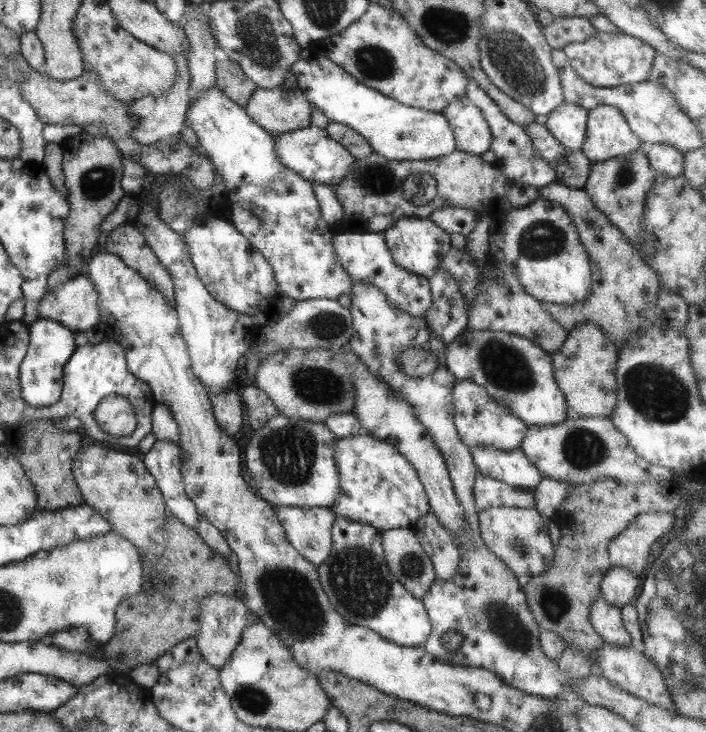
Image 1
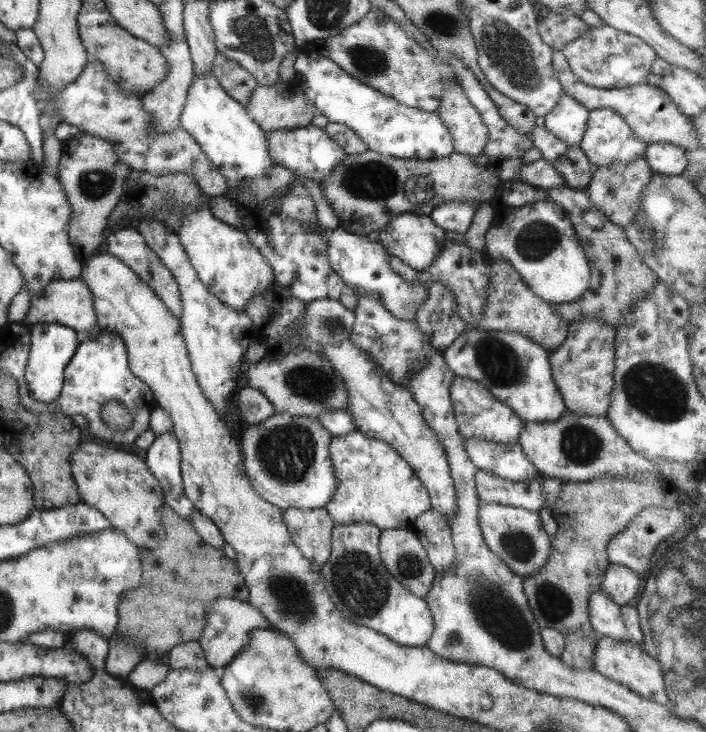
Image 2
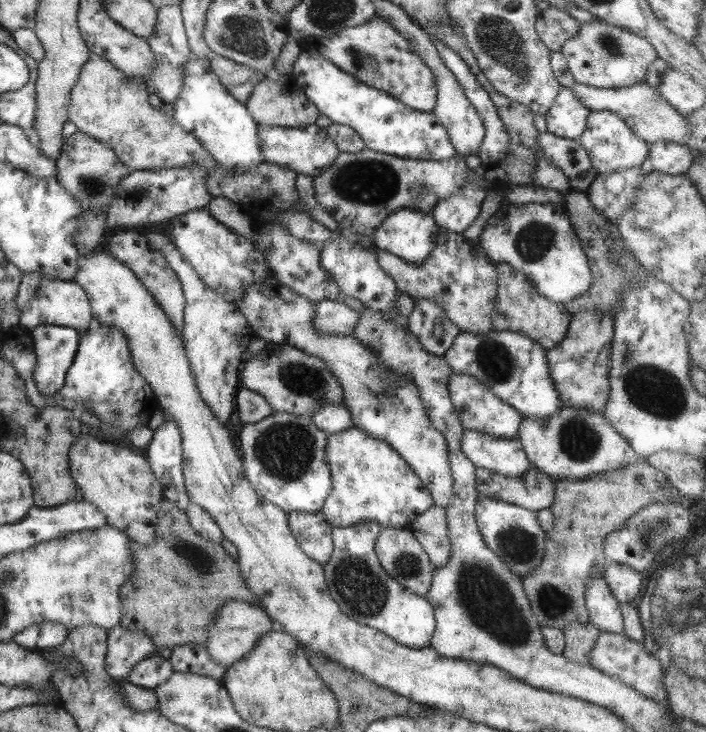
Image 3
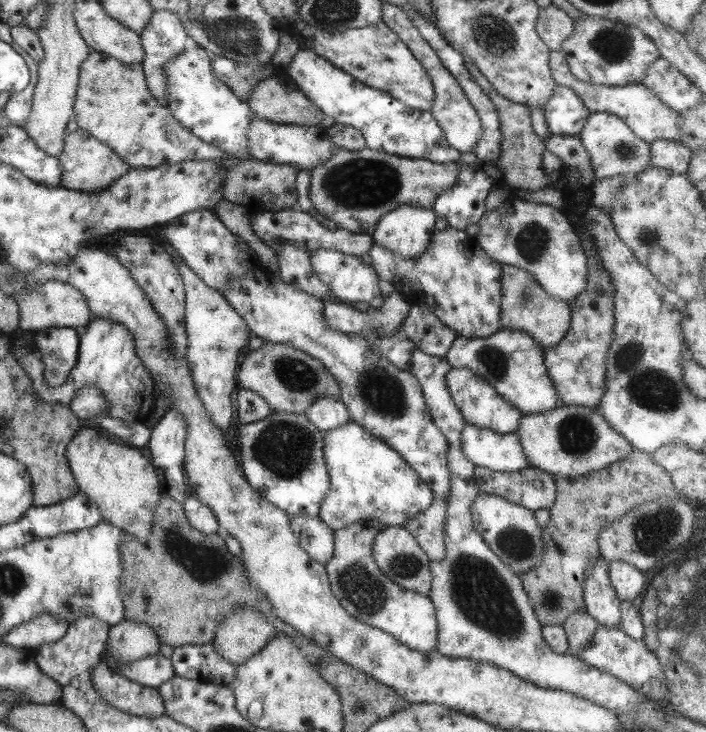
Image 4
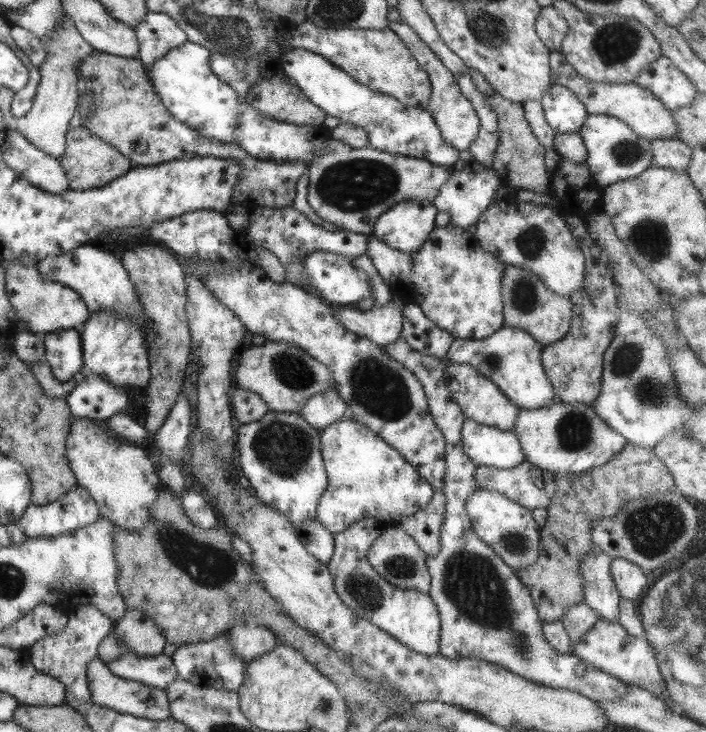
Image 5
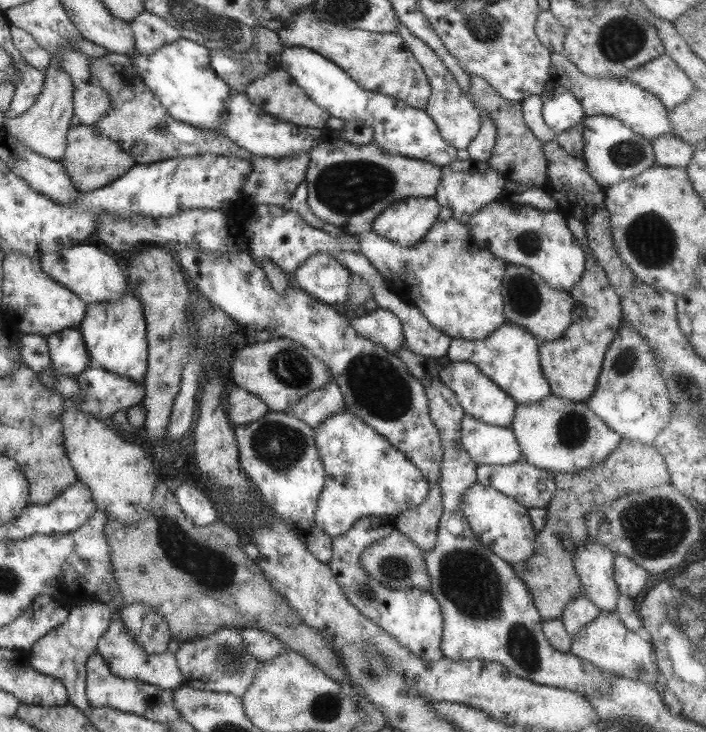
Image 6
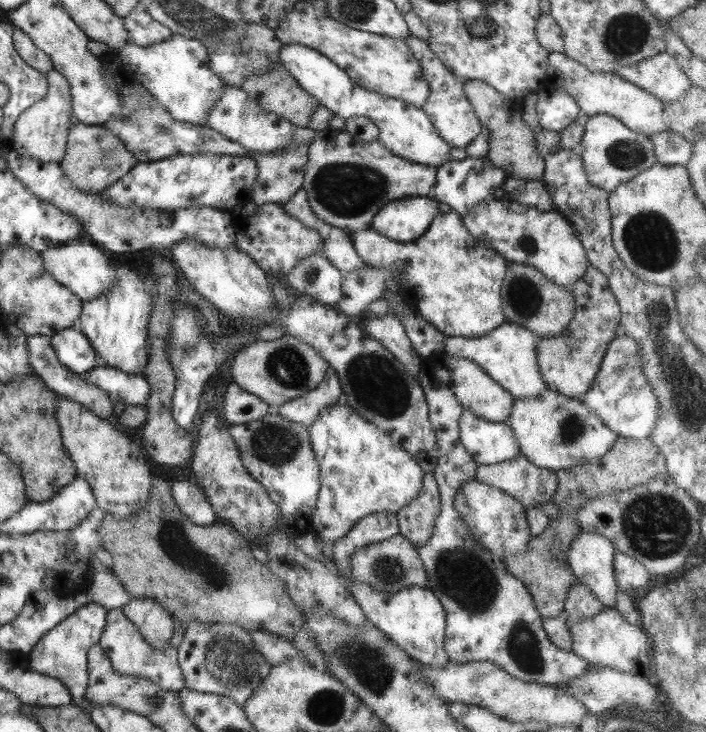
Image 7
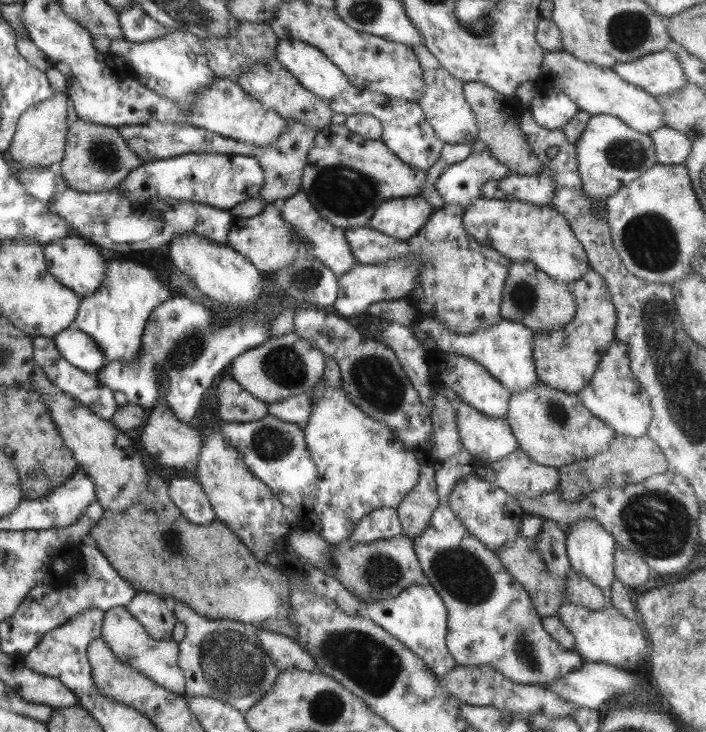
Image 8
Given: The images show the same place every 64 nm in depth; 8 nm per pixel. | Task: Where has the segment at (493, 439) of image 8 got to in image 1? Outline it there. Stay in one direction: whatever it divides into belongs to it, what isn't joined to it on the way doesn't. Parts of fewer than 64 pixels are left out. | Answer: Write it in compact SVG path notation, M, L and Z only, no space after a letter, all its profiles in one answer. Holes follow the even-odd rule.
M472 446L469 452L478 474L503 482L514 489L532 492L542 478L520 448L507 451L492 446Z

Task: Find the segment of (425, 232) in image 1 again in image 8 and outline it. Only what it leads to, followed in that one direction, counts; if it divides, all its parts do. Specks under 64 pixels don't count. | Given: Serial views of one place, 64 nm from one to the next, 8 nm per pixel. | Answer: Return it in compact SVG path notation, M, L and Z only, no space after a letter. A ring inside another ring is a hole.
M417 196L390 199L379 204L373 211L368 226L381 235L395 240L407 240L425 225L431 212L434 212L434 208Z

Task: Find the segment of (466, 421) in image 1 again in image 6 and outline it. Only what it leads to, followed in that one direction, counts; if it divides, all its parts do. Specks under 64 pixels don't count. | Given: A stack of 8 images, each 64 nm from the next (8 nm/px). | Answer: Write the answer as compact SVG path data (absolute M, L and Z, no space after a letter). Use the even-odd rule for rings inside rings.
M447 360L447 362L443 362L438 375L441 382L451 392L454 392L464 414L468 414L475 420L488 424L489 426L500 426L501 428L508 428L510 426L517 403L492 380L483 376L474 364Z

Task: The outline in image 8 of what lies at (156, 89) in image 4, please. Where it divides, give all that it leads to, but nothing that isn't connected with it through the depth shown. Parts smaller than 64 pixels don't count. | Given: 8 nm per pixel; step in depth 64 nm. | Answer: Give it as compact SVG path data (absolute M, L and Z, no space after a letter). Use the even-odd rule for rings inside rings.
M132 4L117 10L122 38L135 43L153 40L167 34L169 29L153 20L139 6Z

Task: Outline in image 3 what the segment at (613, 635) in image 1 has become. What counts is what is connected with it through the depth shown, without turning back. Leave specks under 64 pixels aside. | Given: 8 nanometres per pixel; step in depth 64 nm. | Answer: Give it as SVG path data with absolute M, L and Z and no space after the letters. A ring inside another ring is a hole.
M596 574L585 589L584 605L588 622L601 632L623 634L620 604L613 598L602 574Z

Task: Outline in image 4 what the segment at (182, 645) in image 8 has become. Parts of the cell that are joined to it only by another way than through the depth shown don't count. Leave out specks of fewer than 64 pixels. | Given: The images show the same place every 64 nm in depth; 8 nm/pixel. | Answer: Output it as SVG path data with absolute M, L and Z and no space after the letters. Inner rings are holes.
M211 643L173 647L170 662L174 674L186 679L209 681L230 688L235 677L235 667L223 661Z

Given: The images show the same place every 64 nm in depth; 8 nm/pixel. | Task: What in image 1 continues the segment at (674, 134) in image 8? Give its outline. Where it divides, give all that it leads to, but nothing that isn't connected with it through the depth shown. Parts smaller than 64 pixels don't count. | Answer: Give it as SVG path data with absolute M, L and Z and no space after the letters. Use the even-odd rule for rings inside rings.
M666 143L646 145L648 164L659 174L674 178L682 175L684 156L674 146Z

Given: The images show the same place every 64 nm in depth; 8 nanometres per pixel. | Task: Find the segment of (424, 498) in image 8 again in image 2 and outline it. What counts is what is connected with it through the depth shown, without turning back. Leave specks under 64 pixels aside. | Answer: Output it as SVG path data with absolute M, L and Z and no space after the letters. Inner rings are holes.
M430 509L417 516L409 529L415 533L424 548L434 572L445 574L455 560L455 549L448 521L442 517L442 514Z

